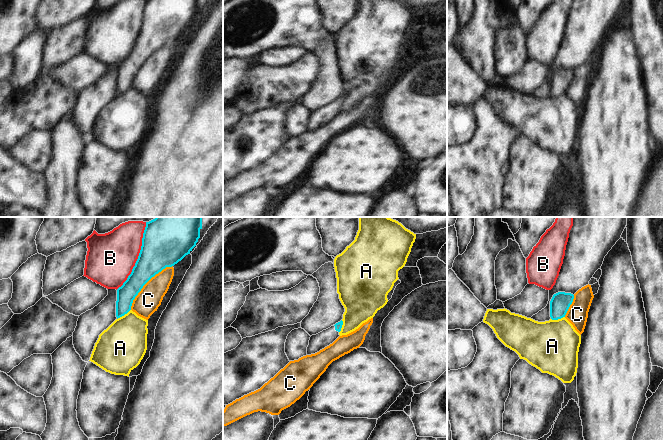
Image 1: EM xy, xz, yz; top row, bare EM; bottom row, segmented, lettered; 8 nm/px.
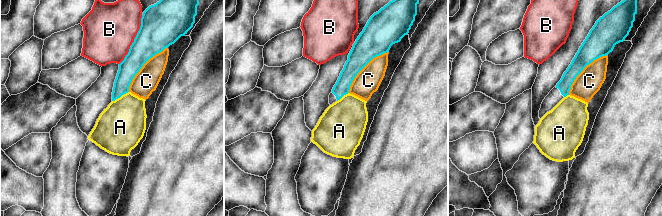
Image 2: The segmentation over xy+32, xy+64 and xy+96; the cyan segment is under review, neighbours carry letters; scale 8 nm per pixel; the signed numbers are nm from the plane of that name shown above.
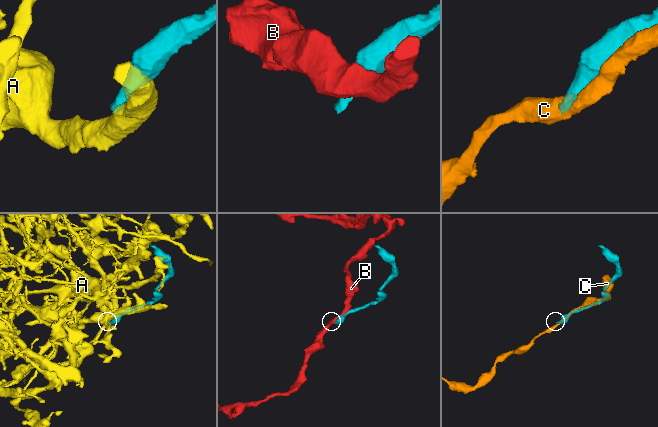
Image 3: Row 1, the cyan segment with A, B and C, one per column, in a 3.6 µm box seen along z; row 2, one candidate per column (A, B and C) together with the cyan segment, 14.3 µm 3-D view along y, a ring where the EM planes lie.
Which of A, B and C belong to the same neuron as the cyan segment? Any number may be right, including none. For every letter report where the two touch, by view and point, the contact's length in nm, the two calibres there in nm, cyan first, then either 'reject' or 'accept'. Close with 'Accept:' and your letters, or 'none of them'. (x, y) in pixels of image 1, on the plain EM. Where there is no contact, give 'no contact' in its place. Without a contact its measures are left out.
A: xy (123, 91) | 140 nm | 150/380 nm | reject
B: xy (138, 33) | 600 nm | 360/380 nm | reject
C: xy (146, 58) | 500 nm | 260/200 nm | reject
Accept: none of them

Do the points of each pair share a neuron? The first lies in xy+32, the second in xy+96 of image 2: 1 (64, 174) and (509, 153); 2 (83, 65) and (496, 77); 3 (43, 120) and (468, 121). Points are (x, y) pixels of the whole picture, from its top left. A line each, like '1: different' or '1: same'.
1: same
2: same
3: same

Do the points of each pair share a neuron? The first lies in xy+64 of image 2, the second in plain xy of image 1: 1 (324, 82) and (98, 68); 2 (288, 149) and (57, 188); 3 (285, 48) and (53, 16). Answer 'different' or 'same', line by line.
1: different
2: same
3: different

